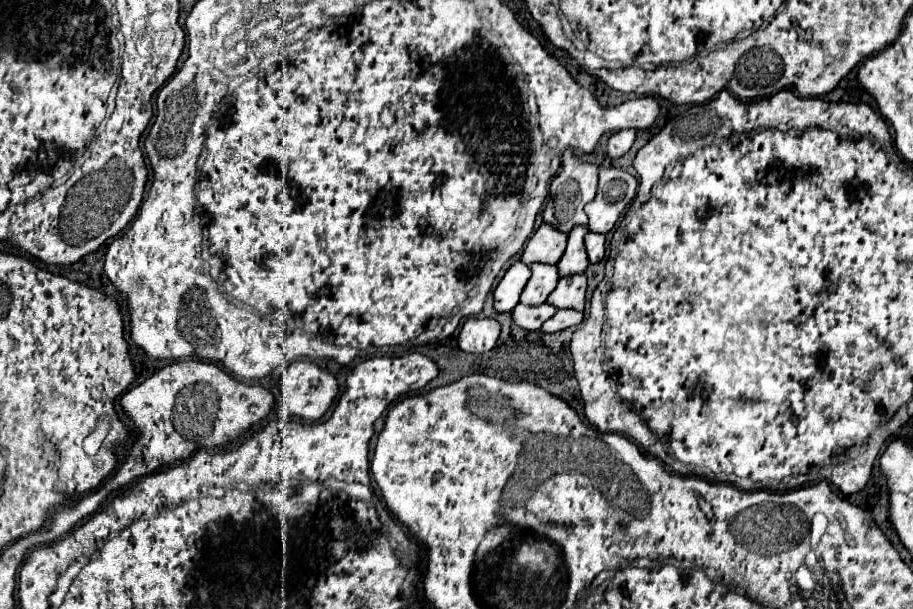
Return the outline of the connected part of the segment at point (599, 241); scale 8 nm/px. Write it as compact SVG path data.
M589 232L585 236L585 248L587 248L591 264L601 262L603 256L605 256L605 236L597 234L597 232Z

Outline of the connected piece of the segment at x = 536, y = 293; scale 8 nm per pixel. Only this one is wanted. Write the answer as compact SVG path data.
M539 262L531 266L531 272L533 272L533 276L529 278L529 282L521 294L521 302L523 304L541 304L547 300L547 296L557 286L559 272L557 272L555 264L539 264Z

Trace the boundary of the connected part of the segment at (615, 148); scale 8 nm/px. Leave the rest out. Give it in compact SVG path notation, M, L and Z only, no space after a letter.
M619 130L619 132L615 132L609 138L607 154L611 158L621 158L623 154L629 152L629 148L633 146L633 142L635 142L635 130Z

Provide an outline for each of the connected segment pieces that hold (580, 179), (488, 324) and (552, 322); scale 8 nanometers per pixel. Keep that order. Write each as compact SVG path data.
M571 148L565 150L563 168L555 176L555 180L551 182L551 190L549 190L549 198L547 198L547 204L545 204L543 220L547 224L553 224L555 228L561 228L561 232L565 232L565 234L569 232L569 228L573 228L577 224L587 224L585 204L591 202L597 194L597 182L599 182L597 174L599 174L599 166L595 162L583 160Z
M469 318L459 334L459 348L481 354L495 346L501 334L501 324L493 318Z
M559 308L543 326L541 330L543 332L559 332L559 330L565 330L569 326L579 326L583 322L583 312L581 310L575 310L575 308Z

